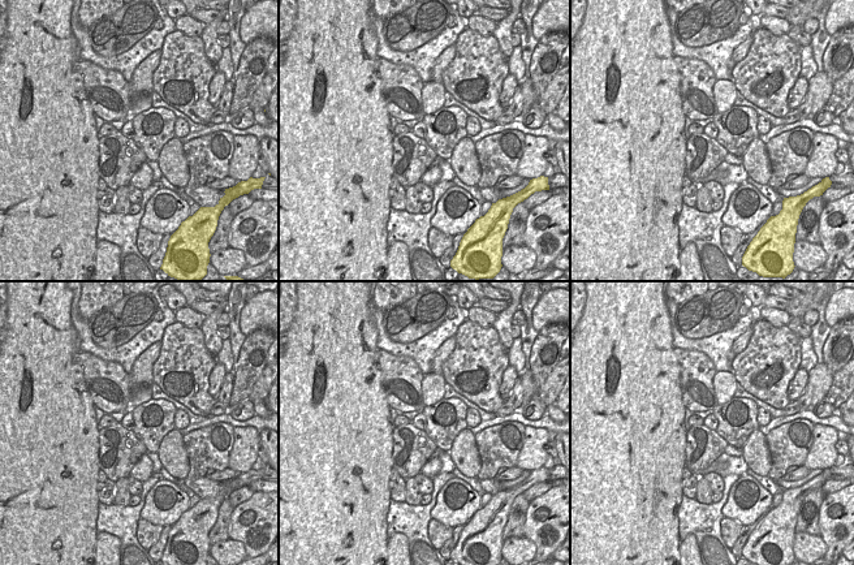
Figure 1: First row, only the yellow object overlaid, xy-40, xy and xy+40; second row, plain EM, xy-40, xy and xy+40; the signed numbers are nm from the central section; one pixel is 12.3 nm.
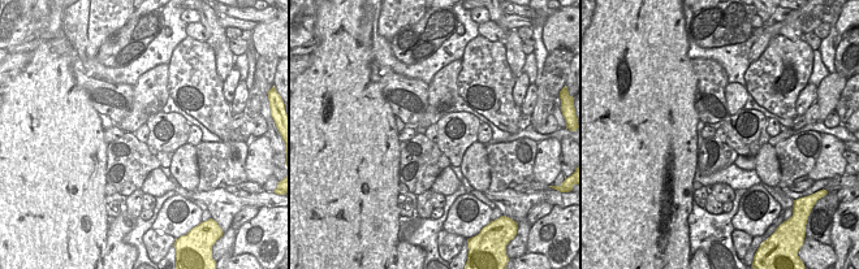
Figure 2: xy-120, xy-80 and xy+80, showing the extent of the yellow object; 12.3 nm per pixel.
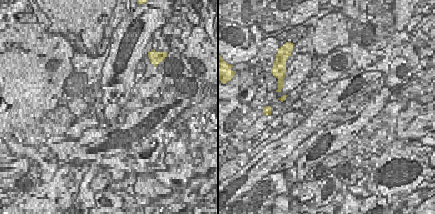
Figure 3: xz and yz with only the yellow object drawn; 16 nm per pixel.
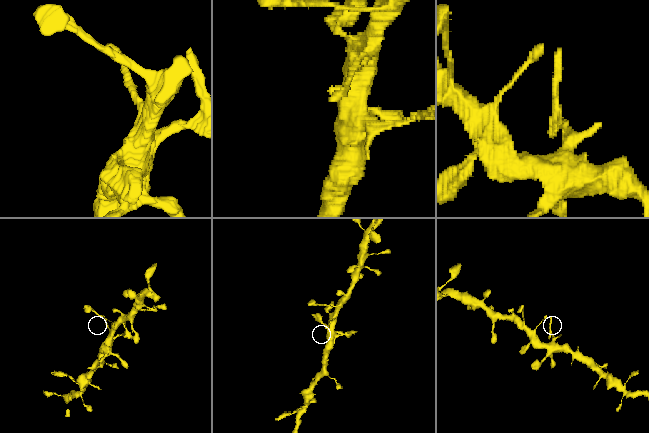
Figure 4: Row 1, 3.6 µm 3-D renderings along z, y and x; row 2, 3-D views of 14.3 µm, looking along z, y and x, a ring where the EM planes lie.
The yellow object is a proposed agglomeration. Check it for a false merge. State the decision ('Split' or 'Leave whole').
Split.

